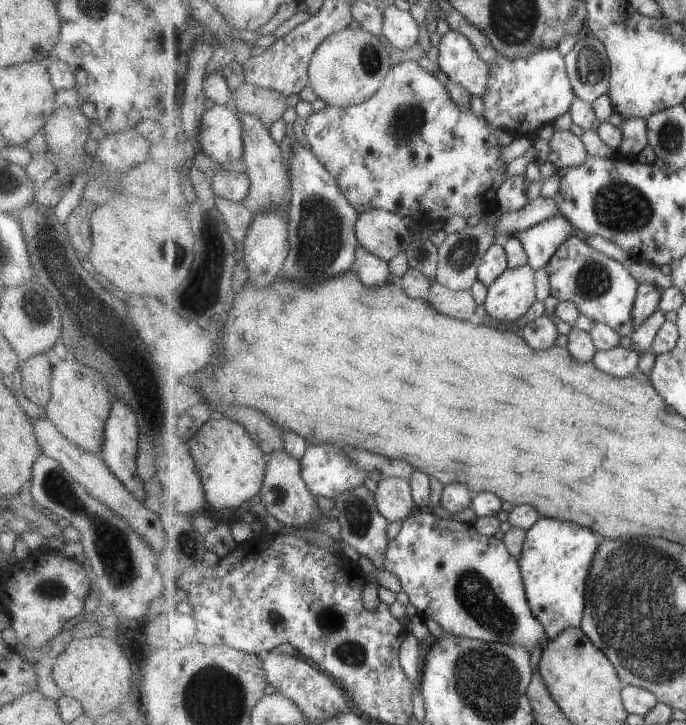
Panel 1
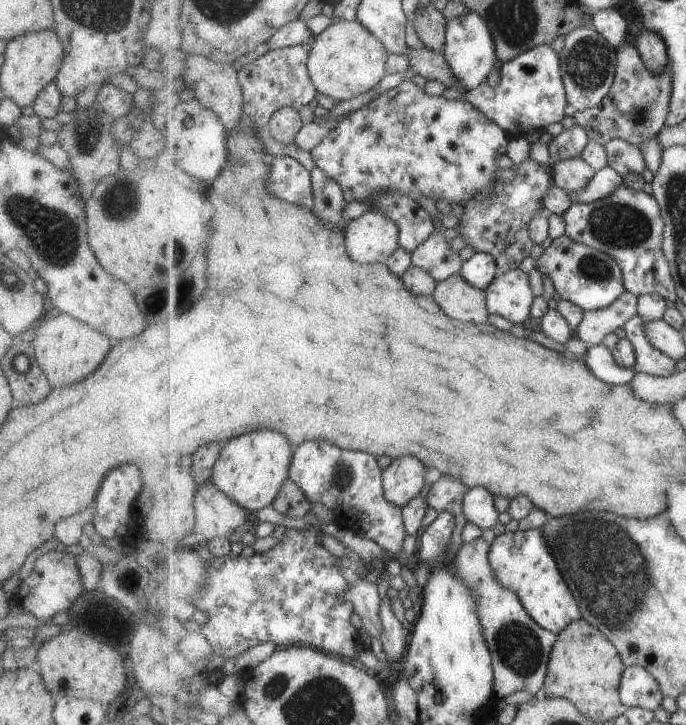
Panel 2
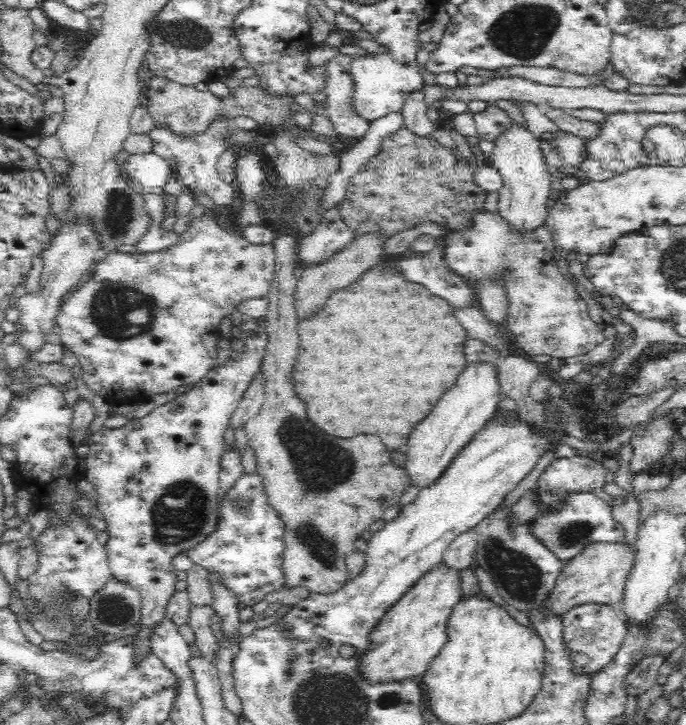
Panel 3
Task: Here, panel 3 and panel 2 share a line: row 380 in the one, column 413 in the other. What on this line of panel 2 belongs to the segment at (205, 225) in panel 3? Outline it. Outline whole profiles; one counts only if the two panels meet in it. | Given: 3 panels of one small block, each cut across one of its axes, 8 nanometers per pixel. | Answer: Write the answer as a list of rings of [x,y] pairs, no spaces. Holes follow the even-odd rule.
[[[407,80],[347,116],[310,154],[315,166],[328,172],[342,186],[347,202],[356,200],[365,203],[385,191],[391,191],[414,199],[421,196],[432,200],[443,198],[448,204],[455,202],[463,206],[466,200],[494,187],[496,172],[501,170],[495,159],[506,154],[509,137],[495,121],[465,98],[448,100],[445,96],[430,95],[424,87]]]

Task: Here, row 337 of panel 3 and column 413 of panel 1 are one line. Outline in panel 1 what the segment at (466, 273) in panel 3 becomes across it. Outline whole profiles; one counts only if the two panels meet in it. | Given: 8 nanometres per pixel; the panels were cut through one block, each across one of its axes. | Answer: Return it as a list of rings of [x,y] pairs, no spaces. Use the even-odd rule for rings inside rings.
[[[416,508],[411,515],[405,518],[405,520],[402,520],[400,531],[397,533],[394,540],[390,541],[387,554],[385,554],[385,560],[383,560],[383,568],[398,578],[402,590],[409,596],[409,601],[417,608],[418,614],[425,618],[430,617],[446,632],[490,643],[513,644],[513,646],[525,648],[529,654],[536,648],[540,648],[543,643],[548,645],[551,640],[544,624],[533,614],[533,610],[528,601],[524,576],[522,575],[518,558],[514,557],[512,552],[509,552],[503,539],[479,534],[479,532],[473,528],[472,523],[461,523],[454,519],[444,519],[442,513],[437,510],[420,510]]]

